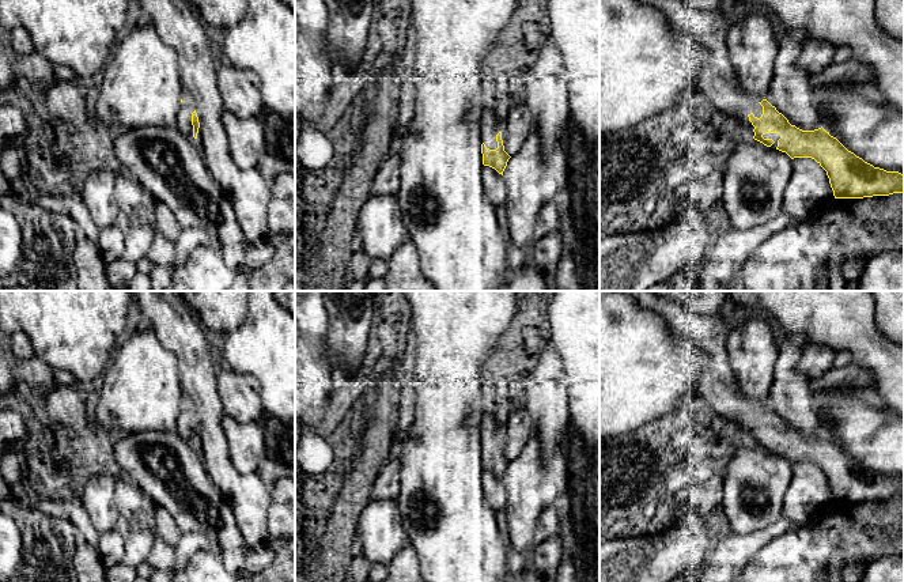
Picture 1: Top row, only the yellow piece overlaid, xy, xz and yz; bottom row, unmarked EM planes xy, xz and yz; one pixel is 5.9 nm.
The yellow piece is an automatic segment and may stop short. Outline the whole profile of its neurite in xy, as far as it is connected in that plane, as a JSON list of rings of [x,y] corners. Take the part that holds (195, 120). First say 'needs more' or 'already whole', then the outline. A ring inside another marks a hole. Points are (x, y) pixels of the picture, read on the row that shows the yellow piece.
needs more; [[[182,91],[182,102],[179,103],[179,113],[177,116],[178,129],[189,137],[197,139],[200,122],[196,113],[196,103],[189,91]]]

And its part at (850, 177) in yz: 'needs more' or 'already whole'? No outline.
needs more

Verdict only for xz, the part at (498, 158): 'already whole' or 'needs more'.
needs more

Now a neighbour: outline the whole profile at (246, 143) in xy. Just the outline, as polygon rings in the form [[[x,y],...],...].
[[[224,110],[222,124],[226,129],[230,154],[235,165],[243,170],[254,169],[260,158],[266,152],[261,118],[239,118]]]

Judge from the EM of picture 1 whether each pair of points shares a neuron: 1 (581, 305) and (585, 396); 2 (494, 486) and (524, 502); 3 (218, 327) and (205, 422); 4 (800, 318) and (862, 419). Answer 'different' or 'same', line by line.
1: same
2: different
3: different
4: different

